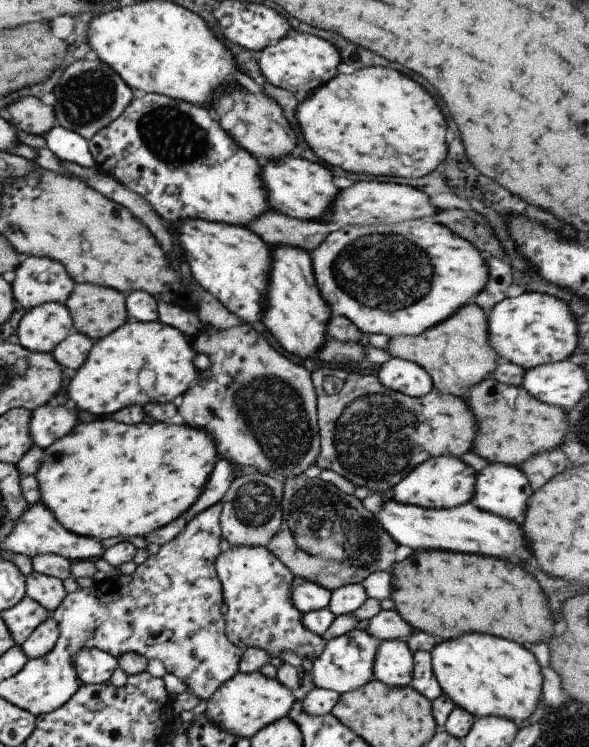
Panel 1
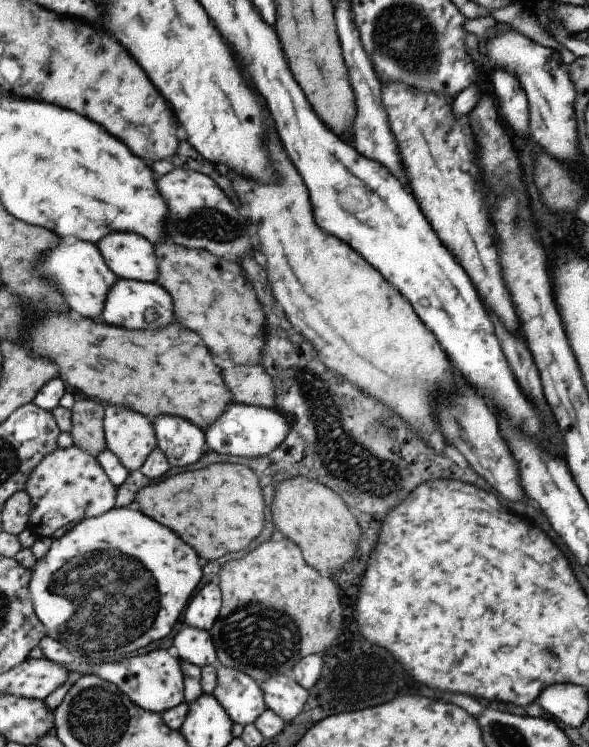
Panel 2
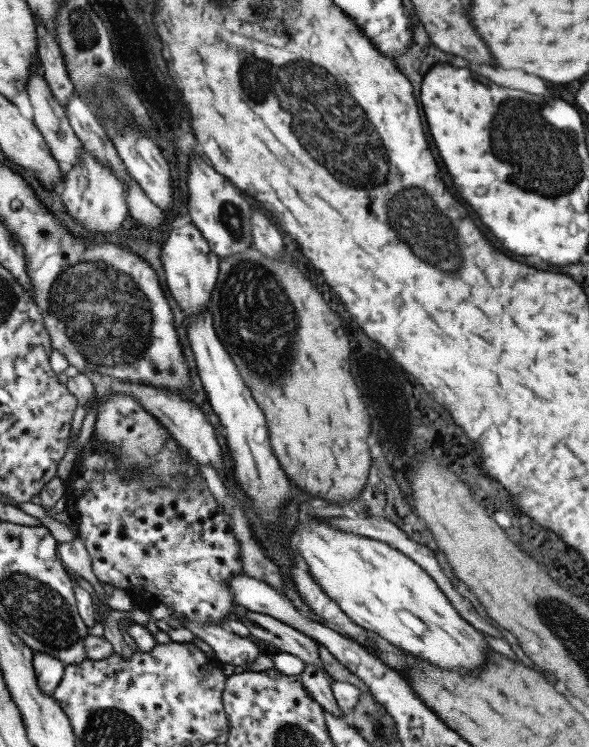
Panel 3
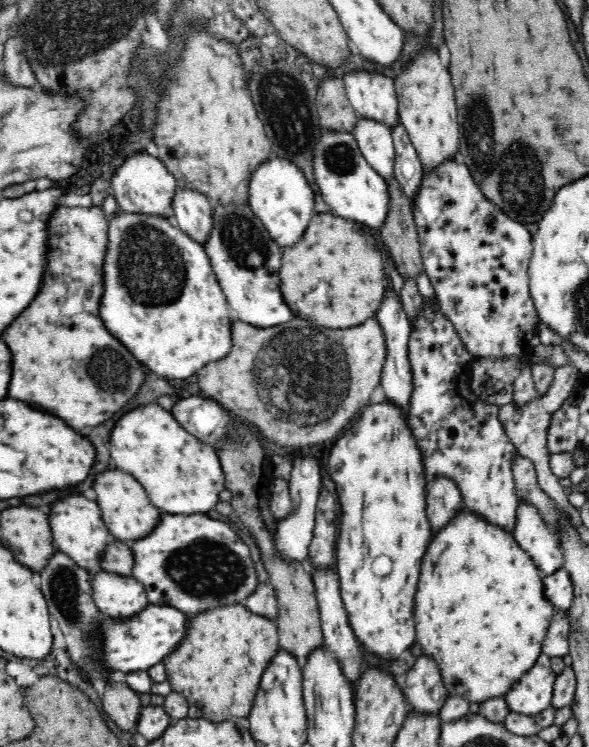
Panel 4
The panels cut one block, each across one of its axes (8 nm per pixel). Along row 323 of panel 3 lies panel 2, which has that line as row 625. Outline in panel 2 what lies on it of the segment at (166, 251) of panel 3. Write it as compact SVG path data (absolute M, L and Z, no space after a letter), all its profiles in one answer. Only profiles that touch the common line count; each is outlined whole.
M184 625L176 633L172 645L177 650L177 658L183 662L203 668L216 665L216 650L208 631Z

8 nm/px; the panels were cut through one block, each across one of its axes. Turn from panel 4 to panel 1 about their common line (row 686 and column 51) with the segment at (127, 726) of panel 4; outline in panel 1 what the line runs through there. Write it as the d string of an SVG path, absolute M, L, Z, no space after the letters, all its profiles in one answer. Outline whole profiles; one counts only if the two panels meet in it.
M22 97L18 102L12 102L7 114L13 129L39 136L51 130L55 119L53 107L43 104L37 97Z

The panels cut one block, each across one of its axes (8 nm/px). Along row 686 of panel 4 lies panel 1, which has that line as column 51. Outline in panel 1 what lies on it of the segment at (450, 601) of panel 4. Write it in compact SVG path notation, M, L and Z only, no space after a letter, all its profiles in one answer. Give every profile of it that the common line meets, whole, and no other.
M107 417L85 424L77 423L63 438L44 449L40 467L36 470L40 502L49 509L57 522L69 532L103 538L145 537L149 532L183 516L203 492L203 484L213 470L213 460L218 458L216 442L207 431L186 424L119 424Z

